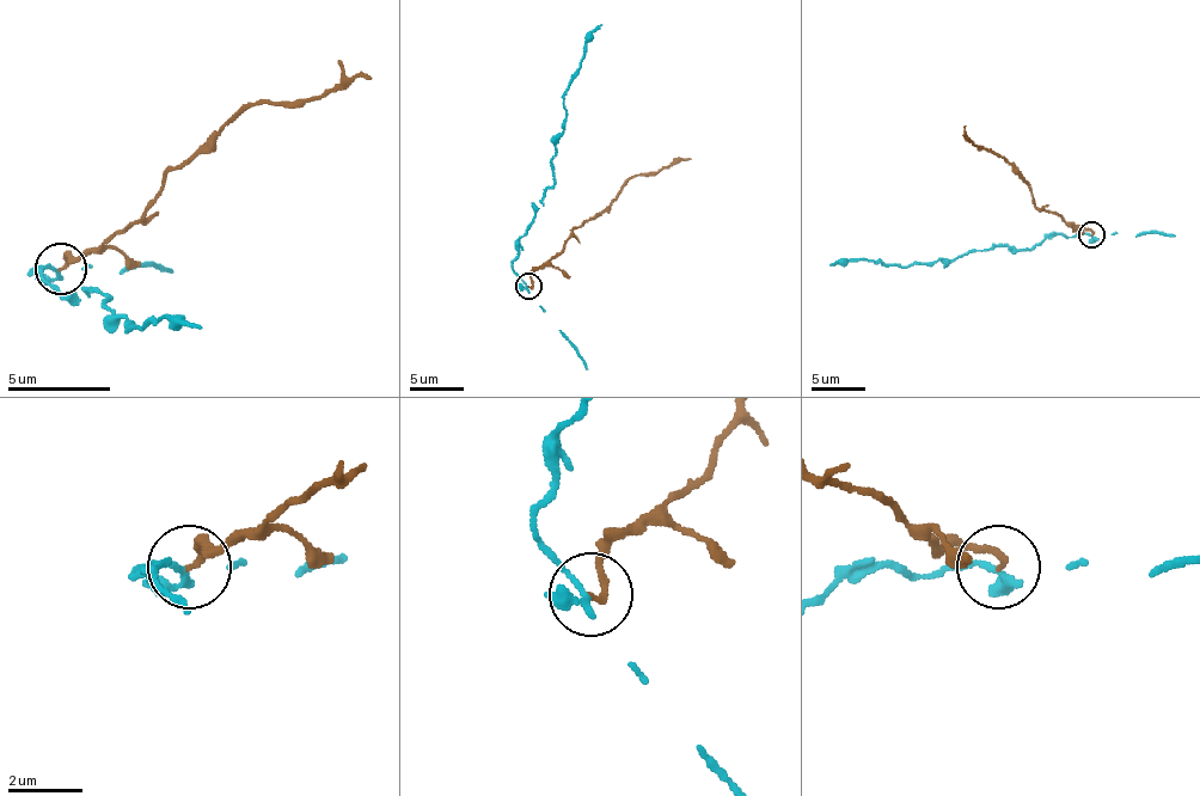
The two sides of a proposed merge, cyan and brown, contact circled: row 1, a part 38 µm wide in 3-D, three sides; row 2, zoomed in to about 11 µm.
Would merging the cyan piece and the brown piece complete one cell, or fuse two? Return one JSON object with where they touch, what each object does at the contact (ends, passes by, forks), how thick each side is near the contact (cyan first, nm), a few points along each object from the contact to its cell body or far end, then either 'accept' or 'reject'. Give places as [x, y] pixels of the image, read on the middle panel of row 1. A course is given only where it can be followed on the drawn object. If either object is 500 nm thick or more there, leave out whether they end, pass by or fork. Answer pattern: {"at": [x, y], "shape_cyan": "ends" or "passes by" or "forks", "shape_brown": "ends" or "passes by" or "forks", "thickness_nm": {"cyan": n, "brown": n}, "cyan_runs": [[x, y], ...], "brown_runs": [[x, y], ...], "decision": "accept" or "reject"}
{"at": [528, 286], "shape_cyan": "passes by", "shape_brown": "ends", "thickness_nm": {"cyan": 160, "brown": 180}, "cyan_runs": [[526, 285], [513, 269], [515, 243], [553, 183], [550, 159], [564, 129], [564, 92], [586, 38], [601, 25]], "brown_runs": [[530, 285], [532, 274], [564, 248], [569, 234], [597, 218], [631, 178], [655, 176], [681, 159], [690, 159]], "decision": "reject"}

